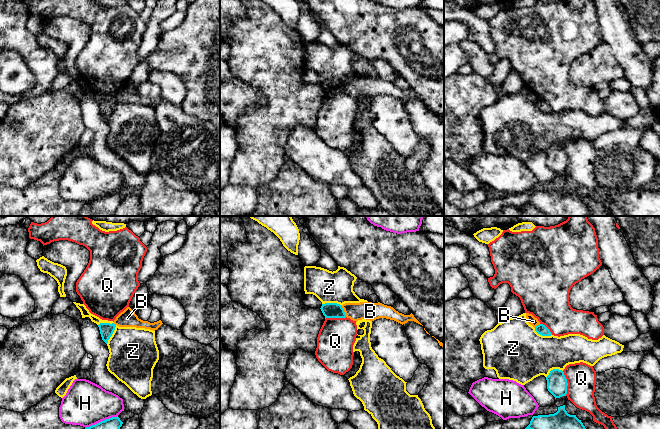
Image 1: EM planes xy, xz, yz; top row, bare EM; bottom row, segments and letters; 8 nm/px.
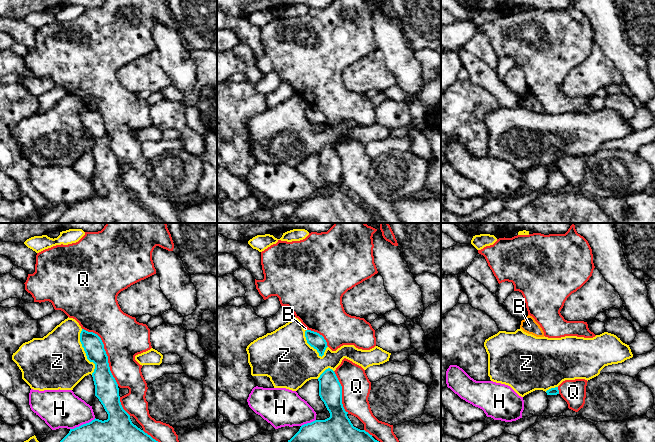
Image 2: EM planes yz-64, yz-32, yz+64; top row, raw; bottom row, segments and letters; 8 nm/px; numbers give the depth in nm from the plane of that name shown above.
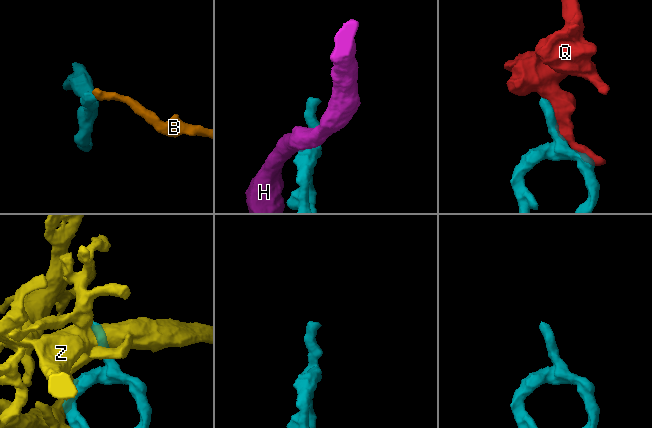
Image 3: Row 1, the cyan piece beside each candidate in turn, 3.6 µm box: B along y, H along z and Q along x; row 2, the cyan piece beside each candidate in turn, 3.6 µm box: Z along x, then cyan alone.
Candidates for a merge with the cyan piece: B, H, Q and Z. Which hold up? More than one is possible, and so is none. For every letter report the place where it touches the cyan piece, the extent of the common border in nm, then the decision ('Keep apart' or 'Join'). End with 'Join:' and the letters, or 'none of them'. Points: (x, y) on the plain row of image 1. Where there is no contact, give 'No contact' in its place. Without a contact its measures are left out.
B: Touches cyan at xz (343, 87). Shared border 110 nm. Keep apart
H: Touches cyan at xy (101, 197). Shared border 280 nm. Keep apart
Q: Touches cyan at yz (567, 159). Shared border 200 nm. Keep apart
Z: Touches cyan at yz (542, 111). Shared border 160 nm. Keep apart
Join: none of them

